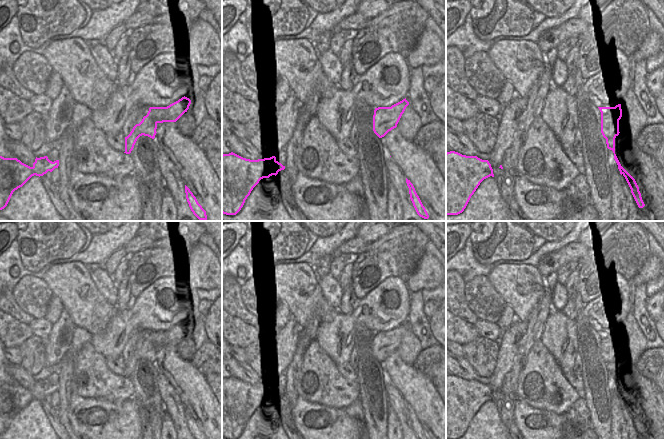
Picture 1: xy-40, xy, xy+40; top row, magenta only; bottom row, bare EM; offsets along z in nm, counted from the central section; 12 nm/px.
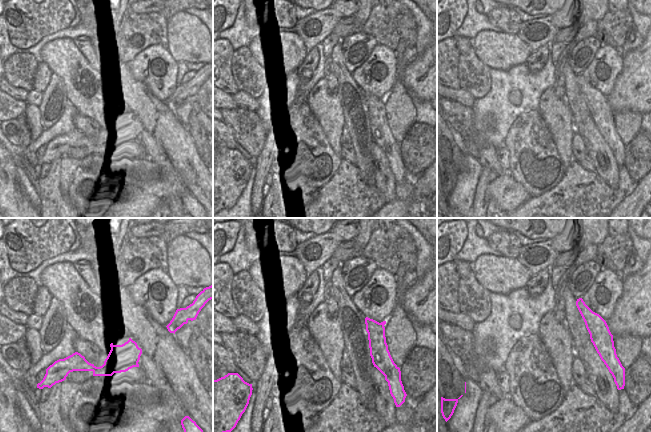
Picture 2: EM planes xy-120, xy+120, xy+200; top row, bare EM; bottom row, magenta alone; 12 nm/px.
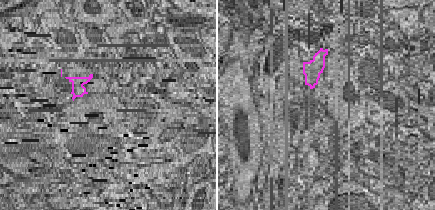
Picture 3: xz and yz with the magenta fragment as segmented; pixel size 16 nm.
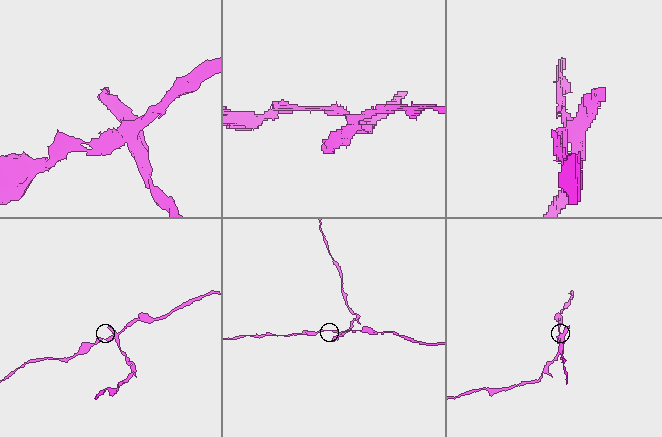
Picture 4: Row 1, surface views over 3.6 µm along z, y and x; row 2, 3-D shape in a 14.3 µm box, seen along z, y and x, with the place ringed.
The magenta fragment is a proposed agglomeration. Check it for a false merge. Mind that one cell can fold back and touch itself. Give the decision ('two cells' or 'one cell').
two cells

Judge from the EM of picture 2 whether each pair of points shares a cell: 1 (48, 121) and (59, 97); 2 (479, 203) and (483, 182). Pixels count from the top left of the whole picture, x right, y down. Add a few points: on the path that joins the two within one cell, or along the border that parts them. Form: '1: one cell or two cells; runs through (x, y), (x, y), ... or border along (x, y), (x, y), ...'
1: one cell; runs through (49, 115), (53, 103)
2: one cell; runs through (481, 198), (482, 187)

